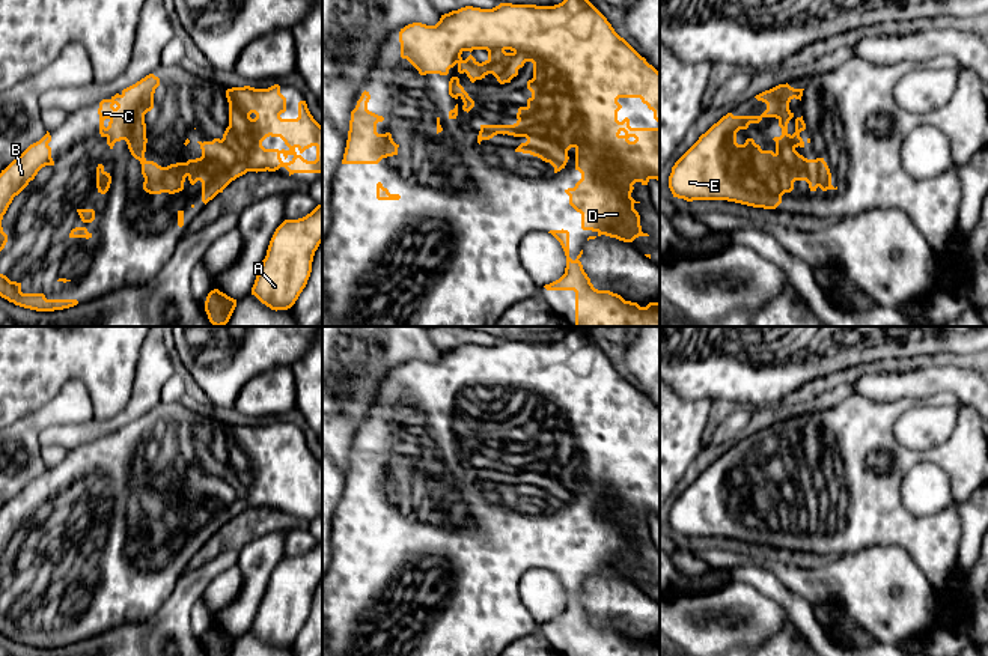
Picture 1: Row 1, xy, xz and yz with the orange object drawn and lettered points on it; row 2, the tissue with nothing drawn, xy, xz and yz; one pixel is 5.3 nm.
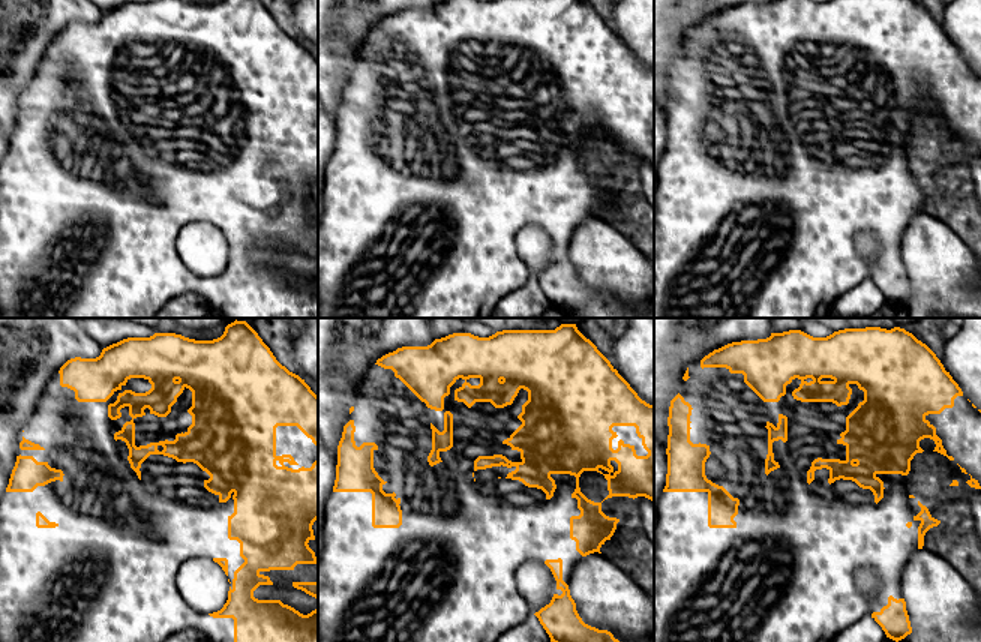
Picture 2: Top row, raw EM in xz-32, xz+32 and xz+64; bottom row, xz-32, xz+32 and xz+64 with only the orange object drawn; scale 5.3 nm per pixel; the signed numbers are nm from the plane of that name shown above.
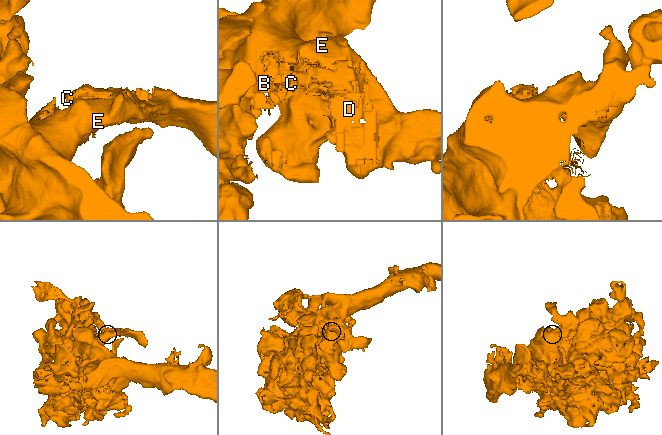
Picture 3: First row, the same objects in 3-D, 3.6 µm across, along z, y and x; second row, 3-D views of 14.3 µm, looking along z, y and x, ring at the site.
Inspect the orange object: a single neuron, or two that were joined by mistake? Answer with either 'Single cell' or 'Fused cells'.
Single cell

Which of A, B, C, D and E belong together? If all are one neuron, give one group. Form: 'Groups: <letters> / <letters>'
Groups: A B C D E

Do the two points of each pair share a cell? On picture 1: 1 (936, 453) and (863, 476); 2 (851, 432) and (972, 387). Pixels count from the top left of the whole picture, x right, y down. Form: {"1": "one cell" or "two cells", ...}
{"1": "one cell", "2": "two cells"}

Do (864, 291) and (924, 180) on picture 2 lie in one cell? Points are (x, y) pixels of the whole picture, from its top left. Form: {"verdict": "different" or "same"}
{"verdict": "different"}

